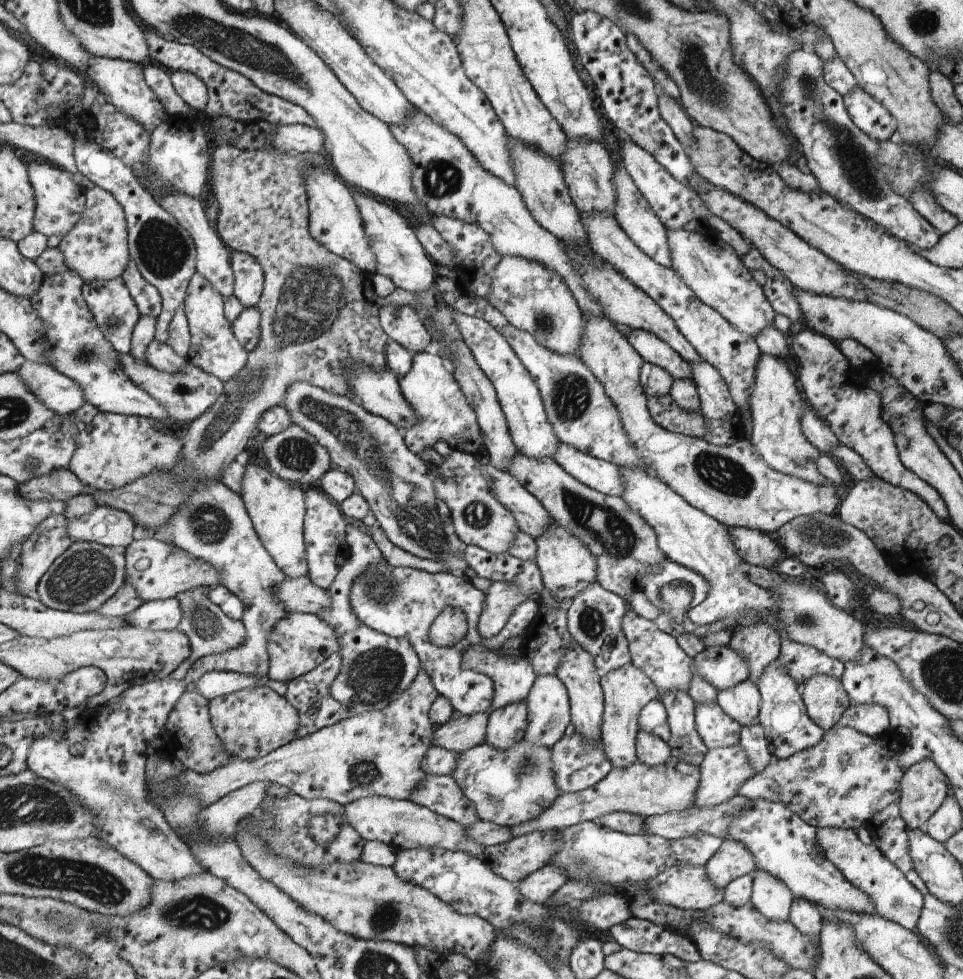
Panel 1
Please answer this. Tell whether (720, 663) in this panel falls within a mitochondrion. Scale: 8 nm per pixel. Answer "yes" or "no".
no

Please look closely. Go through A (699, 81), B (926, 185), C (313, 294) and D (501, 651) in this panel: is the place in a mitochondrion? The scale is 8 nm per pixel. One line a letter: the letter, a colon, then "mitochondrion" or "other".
A: mitochondrion
B: other
C: mitochondrion
D: other

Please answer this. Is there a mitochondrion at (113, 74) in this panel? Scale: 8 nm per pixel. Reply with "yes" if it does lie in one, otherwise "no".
no

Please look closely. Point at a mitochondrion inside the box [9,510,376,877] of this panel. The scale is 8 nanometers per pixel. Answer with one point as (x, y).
(86, 574)

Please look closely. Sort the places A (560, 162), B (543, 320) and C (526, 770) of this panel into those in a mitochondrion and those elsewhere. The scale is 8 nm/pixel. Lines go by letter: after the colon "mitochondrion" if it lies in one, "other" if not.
A: other
B: mitochondrion
C: mitochondrion

